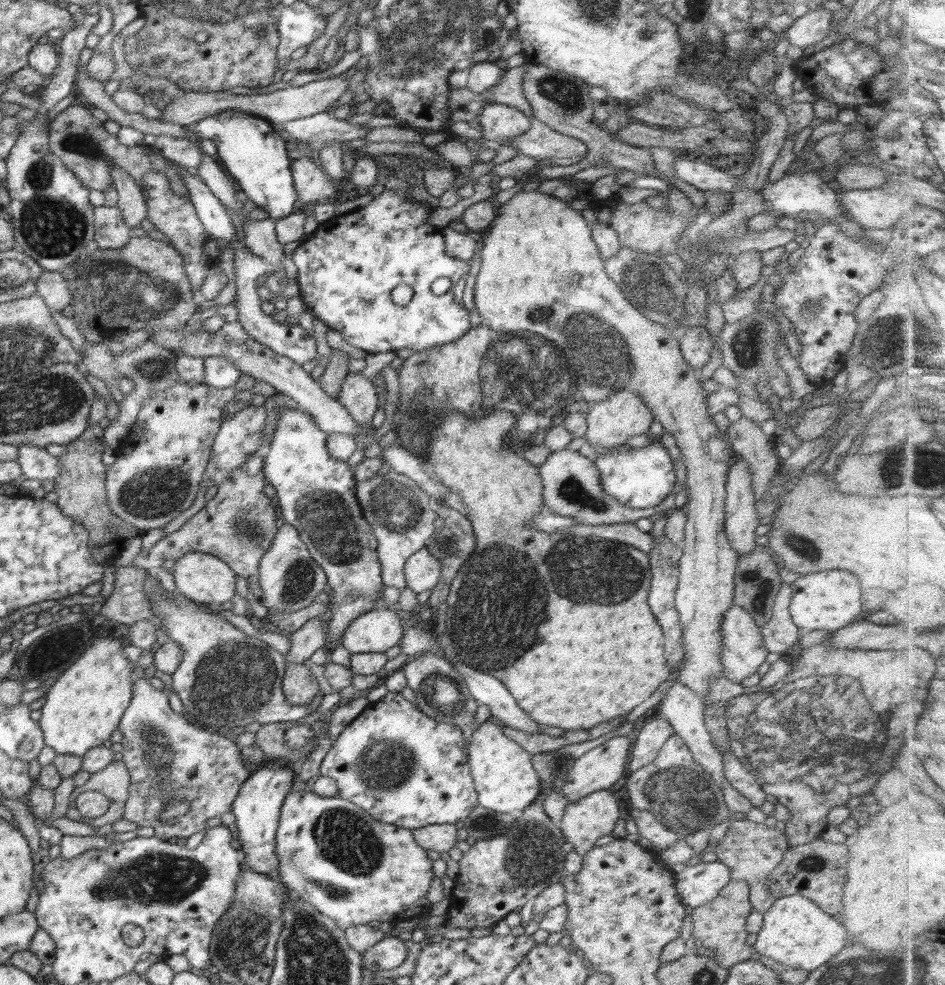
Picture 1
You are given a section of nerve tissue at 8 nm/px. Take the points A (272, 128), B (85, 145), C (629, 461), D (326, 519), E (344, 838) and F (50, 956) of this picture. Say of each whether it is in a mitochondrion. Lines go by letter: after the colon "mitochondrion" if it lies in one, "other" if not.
A: other
B: mitochondrion
C: other
D: mitochondrion
E: mitochondrion
F: other

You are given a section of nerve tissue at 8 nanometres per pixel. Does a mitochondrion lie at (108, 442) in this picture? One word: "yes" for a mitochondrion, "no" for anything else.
no

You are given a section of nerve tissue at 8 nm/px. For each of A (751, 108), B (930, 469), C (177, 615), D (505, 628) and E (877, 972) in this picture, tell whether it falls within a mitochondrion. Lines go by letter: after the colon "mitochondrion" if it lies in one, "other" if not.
A: other
B: mitochondrion
C: other
D: mitochondrion
E: mitochondrion

